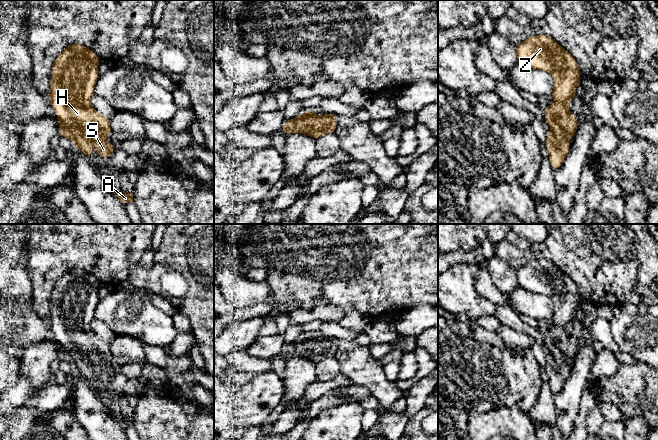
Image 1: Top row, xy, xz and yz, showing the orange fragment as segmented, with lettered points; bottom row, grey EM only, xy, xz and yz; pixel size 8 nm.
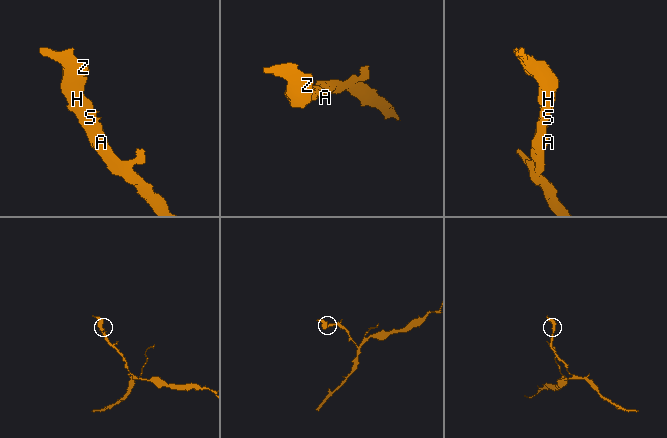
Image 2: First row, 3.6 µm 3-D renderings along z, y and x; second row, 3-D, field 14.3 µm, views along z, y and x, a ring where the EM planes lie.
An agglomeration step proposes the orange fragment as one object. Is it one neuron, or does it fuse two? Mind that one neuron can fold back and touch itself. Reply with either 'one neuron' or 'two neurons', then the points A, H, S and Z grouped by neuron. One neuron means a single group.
one neuron | A H S Z

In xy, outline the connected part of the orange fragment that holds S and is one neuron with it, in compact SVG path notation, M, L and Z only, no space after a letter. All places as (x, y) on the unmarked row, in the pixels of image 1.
M72 267L57 280L51 294L51 307L48 323L56 335L59 345L59 359L70 363L75 371L89 383L92 382L93 367L97 366L99 381L114 378L111 367L106 366L106 360L112 357L110 344L99 338L91 330L91 322L95 319L94 311L99 301L98 289L101 283L91 273L80 267Z

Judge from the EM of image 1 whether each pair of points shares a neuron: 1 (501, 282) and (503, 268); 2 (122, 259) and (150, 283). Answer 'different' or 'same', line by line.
1: same
2: different

